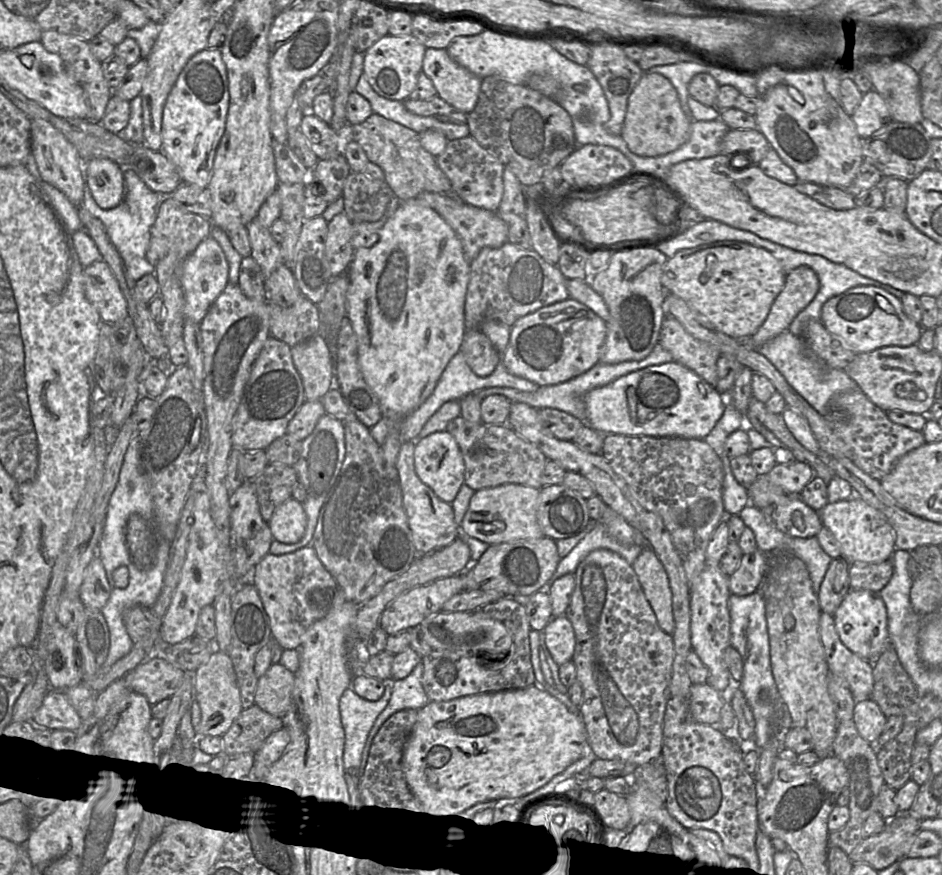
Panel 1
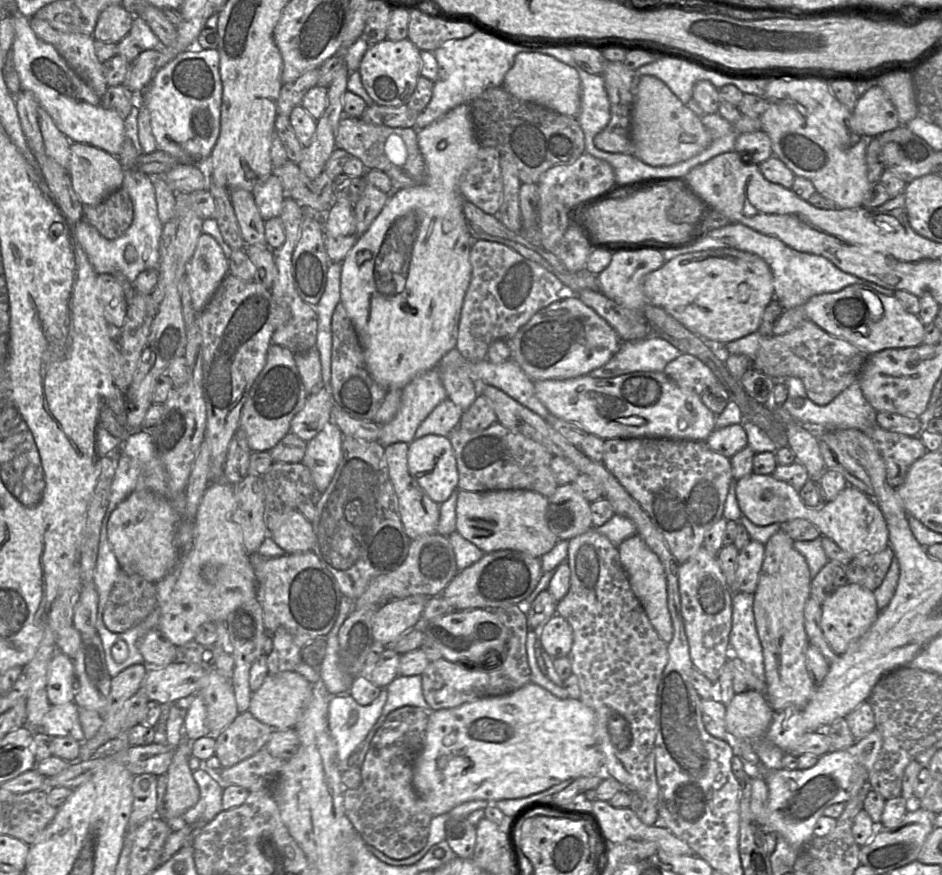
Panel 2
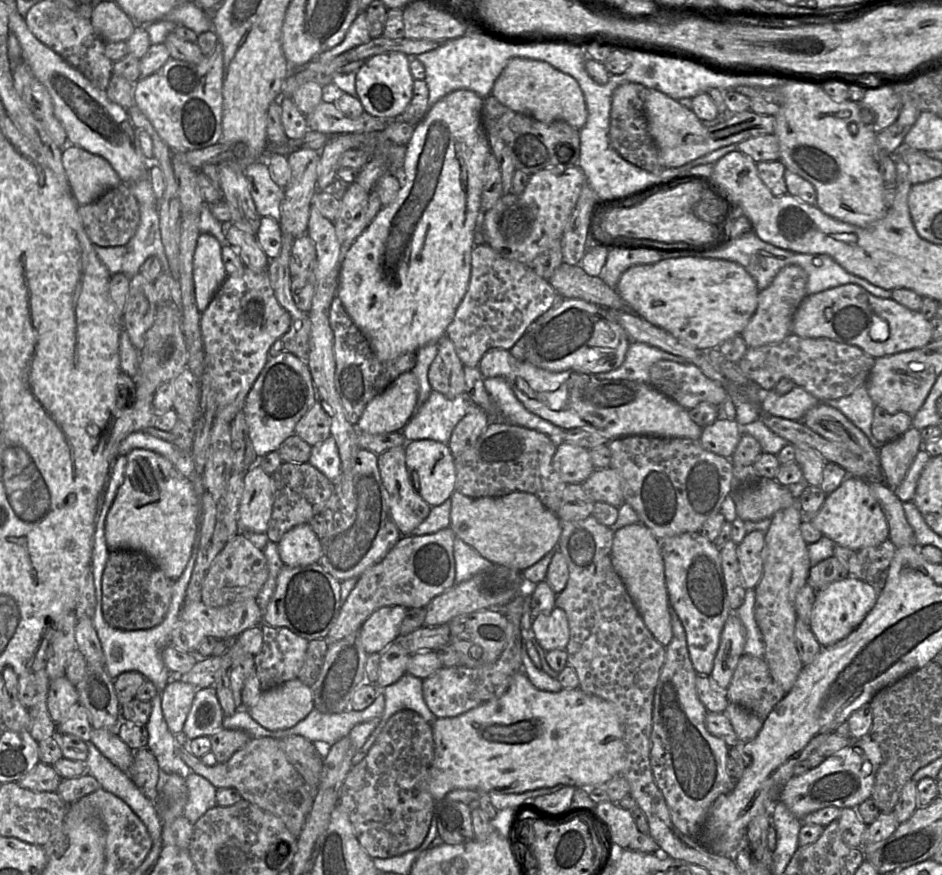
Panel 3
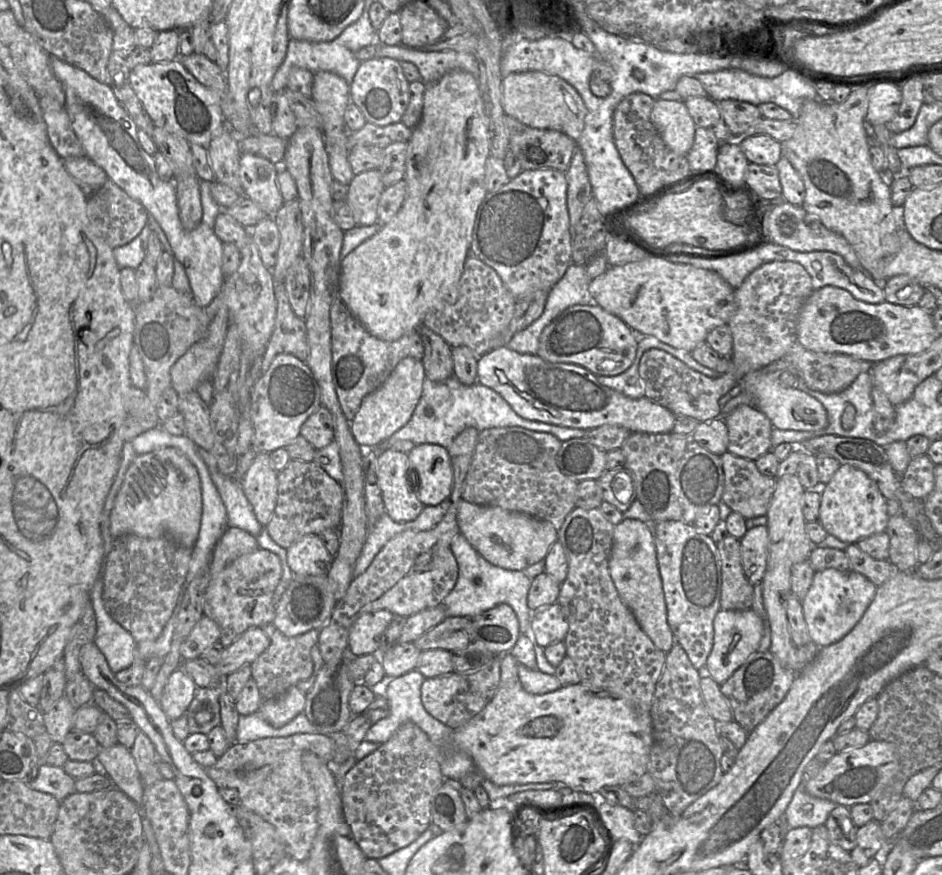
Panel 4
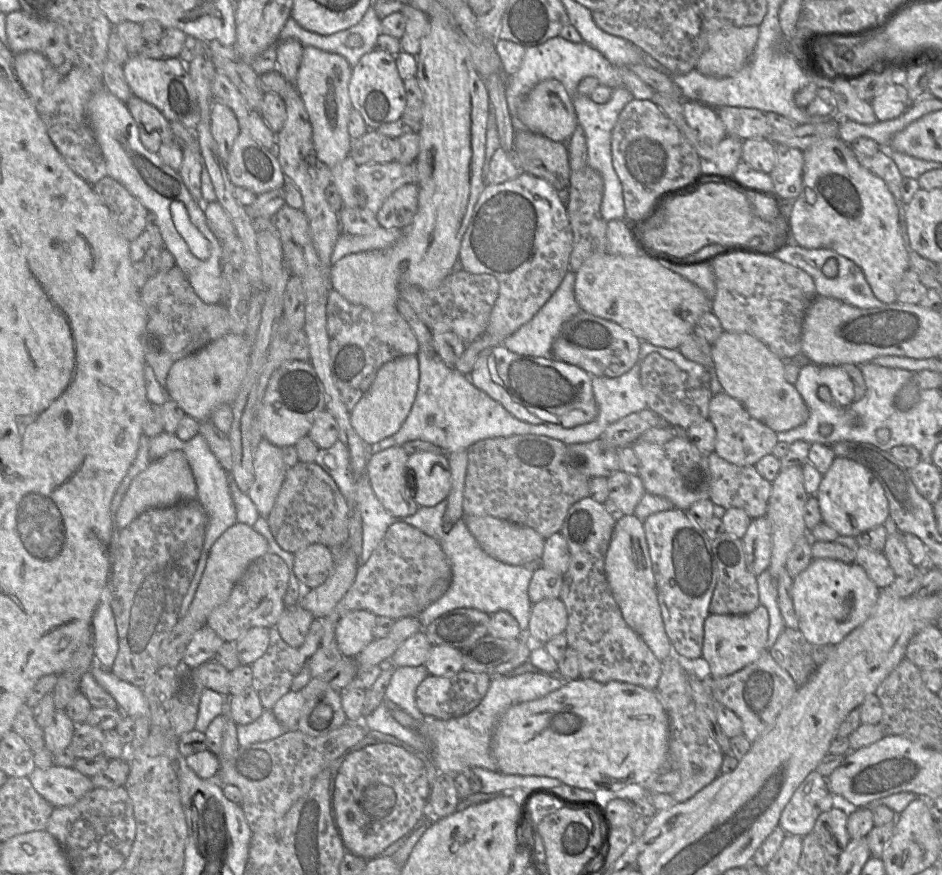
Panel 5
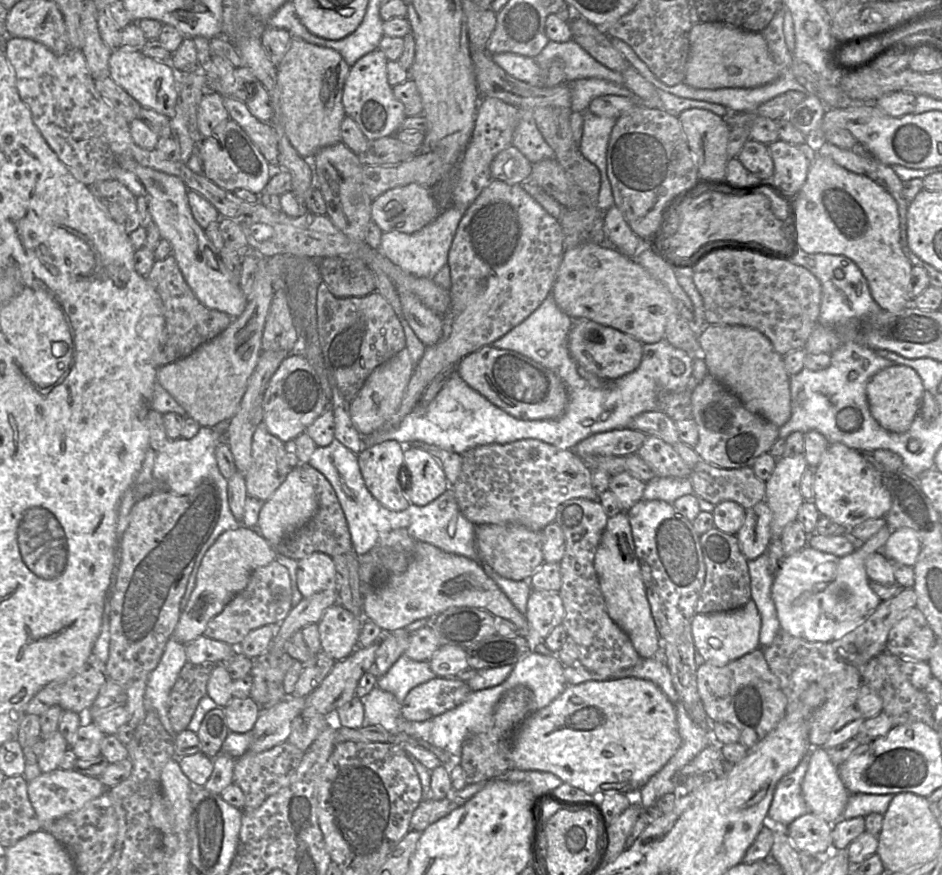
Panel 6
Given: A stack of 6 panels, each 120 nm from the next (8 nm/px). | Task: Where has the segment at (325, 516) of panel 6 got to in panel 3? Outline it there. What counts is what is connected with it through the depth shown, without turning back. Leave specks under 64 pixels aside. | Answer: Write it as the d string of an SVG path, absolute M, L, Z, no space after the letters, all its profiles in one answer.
M283 462L271 474L273 489L273 510L266 534L270 541L278 544L283 535L299 524L309 524L317 514L321 514L334 490L334 481L310 463Z

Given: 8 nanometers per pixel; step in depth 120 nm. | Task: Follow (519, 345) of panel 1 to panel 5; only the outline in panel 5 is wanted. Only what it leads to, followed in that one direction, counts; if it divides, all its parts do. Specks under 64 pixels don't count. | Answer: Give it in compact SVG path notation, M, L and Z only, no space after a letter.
M580 310L562 326L552 345L552 357L578 366L592 377L619 377L639 360L640 339L610 320Z

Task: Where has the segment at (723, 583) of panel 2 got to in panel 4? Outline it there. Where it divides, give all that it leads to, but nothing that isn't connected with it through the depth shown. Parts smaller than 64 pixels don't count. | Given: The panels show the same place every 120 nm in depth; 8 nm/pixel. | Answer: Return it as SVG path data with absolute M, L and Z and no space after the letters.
M670 520L650 525L652 525L654 534L657 563L662 580L669 627L674 635L675 642L683 647L693 666L699 669L706 665L707 658L713 648L713 621L717 612L721 610L721 559L716 543L711 536L701 533L694 524Z

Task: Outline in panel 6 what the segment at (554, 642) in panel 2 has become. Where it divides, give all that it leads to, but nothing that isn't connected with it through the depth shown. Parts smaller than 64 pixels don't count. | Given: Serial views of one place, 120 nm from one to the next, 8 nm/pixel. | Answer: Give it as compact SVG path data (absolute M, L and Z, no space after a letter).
M532 590L525 617L533 634L545 639L564 618L563 601L559 593Z

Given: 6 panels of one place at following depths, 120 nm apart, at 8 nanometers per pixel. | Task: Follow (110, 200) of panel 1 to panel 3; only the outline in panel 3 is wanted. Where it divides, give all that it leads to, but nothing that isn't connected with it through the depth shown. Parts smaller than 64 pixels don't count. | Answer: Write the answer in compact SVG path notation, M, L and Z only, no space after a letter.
M68 143L62 149L62 163L78 205L92 203L105 191L121 183L107 160L78 146Z

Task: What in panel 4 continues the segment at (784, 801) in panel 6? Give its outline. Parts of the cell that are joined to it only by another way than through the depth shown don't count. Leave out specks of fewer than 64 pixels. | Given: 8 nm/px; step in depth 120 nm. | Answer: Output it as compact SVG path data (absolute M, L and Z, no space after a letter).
M802 781L789 803L783 821L790 829L816 828L824 825L830 813L838 806L835 802L810 795Z

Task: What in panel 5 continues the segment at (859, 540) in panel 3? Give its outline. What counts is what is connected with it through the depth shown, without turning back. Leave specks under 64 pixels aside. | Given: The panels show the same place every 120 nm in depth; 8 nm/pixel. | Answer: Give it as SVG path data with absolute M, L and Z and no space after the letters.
M836 457L822 476L816 493L824 523L841 536L856 537L873 527L884 525L889 516L888 500L876 477L862 464Z

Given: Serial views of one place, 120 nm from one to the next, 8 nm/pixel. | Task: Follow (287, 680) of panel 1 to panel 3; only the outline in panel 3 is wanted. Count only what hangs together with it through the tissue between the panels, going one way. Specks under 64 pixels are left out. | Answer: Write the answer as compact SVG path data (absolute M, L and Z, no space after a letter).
M296 678L263 691L248 711L262 727L277 731L292 728L305 719L313 709L311 687Z

